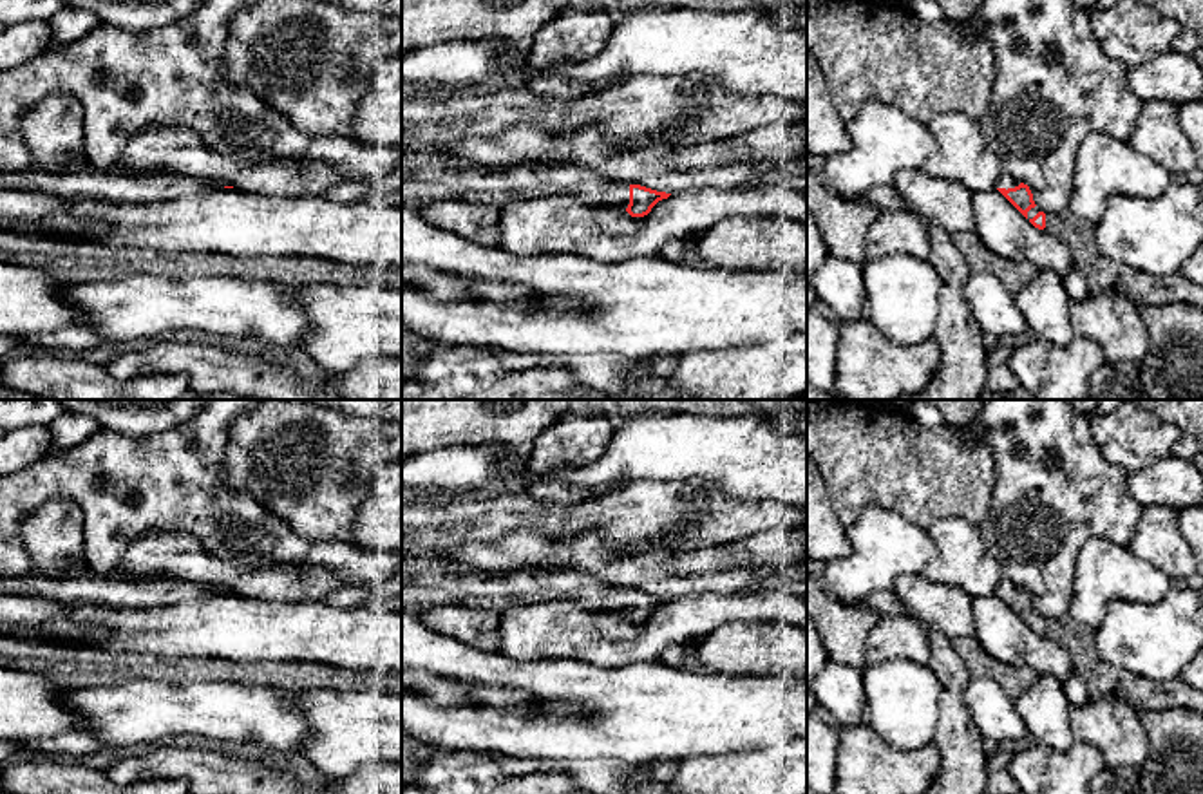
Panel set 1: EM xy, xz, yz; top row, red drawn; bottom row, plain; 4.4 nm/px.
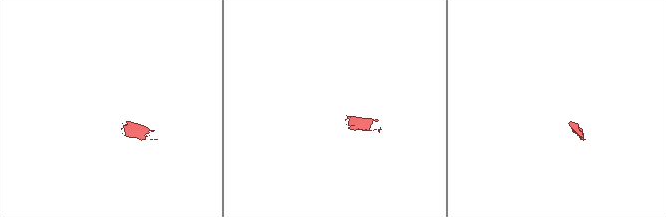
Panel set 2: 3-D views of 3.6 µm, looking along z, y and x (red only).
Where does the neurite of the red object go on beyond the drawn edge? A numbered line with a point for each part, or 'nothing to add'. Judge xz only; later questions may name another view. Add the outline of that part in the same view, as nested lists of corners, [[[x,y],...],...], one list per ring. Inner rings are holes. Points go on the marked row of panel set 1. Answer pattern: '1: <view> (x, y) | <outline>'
1: xz (426, 178) | [[[402,154],[402,203],[414,210],[452,197],[485,201],[501,210],[516,199],[546,195],[573,195],[586,206],[628,208],[630,184],[581,168],[490,172],[434,154]]]

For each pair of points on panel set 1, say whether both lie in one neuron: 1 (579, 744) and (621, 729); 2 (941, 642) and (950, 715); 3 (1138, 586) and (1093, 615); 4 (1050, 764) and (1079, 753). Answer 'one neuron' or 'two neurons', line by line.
1: one neuron
2: one neuron
3: one neuron
4: one neuron

